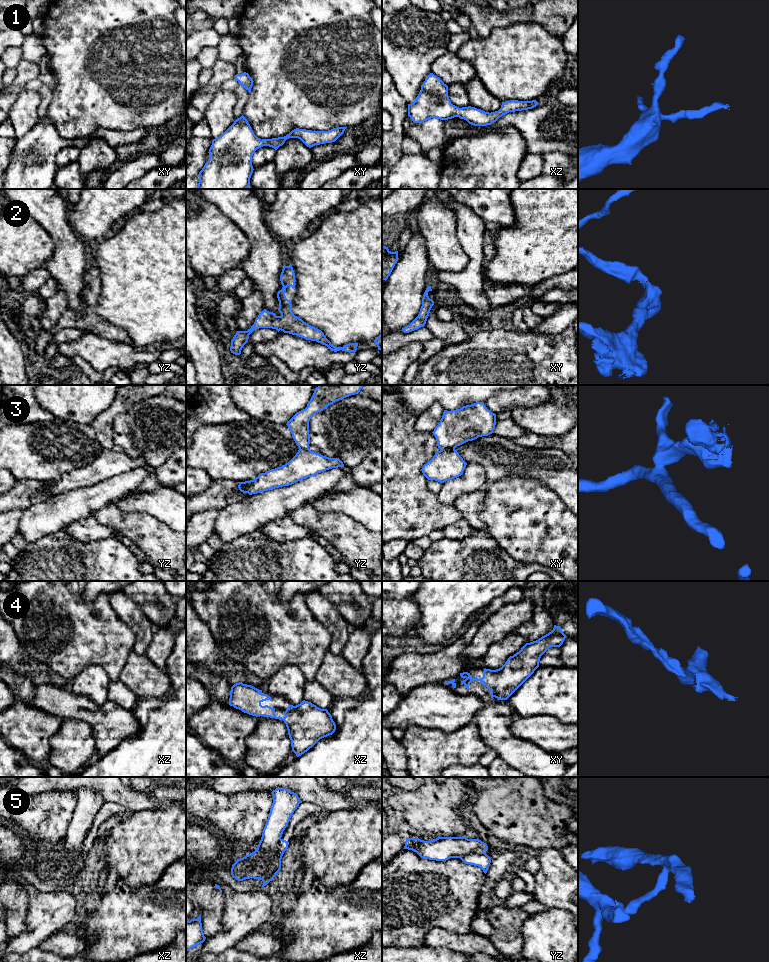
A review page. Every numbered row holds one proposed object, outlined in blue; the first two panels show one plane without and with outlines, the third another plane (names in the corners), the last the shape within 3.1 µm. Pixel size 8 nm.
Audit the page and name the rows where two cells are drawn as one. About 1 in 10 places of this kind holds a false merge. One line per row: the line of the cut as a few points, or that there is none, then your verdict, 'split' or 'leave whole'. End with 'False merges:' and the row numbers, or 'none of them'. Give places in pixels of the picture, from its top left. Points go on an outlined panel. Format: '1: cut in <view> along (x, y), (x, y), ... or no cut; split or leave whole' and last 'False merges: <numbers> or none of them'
1: no cut; leave whole
2: no cut; leave whole
3: cut in xy along (454, 448), (444, 448), (441, 450); split
4: no cut; leave whole
5: cut in xz along (280, 838), (277, 854), (269, 863), (262, 880); split
False merges: 3, 5

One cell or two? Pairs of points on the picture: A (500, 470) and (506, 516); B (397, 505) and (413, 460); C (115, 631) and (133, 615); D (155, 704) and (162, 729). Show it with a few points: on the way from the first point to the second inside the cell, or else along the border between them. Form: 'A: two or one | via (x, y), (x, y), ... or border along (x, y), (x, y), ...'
A: two | border along (524, 477), (507, 476), (487, 483)
B: one | via (397, 494), (397, 476), (402, 471)
C: two | border along (110, 604), (115, 613), (131, 630), (135, 640)
D: one | via (161, 709), (162, 722)

